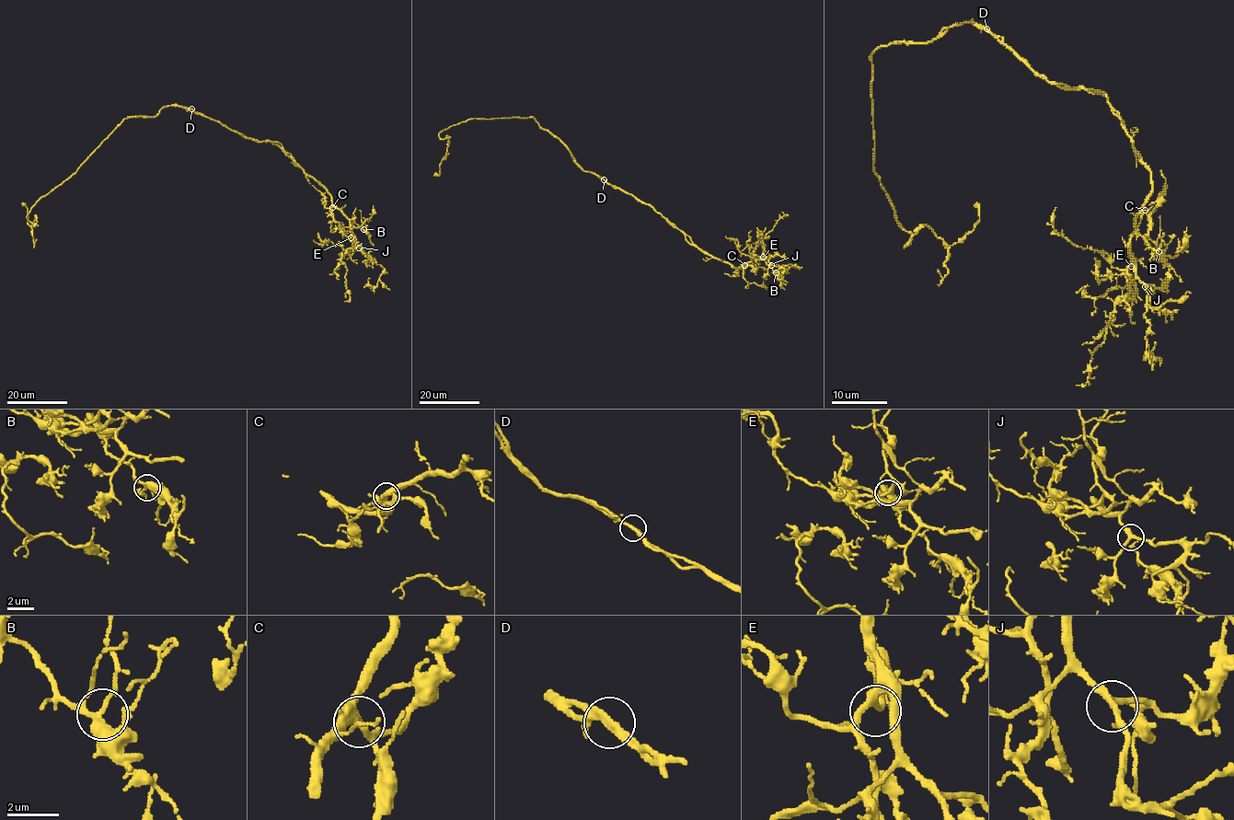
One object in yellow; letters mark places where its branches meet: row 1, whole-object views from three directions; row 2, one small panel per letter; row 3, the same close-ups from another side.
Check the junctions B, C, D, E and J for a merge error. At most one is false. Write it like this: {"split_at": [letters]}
{"split_at": []}

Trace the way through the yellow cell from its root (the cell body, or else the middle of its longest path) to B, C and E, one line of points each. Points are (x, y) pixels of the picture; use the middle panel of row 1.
B: (614, 185), (648, 203), (680, 229), (691, 244), (705, 252), (739, 269), (754, 260), (763, 259), (776, 272)
C: (614, 185), (648, 203), (680, 229), (691, 244), (735, 268), (743, 269), (744, 265)
E: (614, 185), (648, 203), (680, 229), (691, 244), (735, 268), (743, 269), (746, 264), (763, 257)

